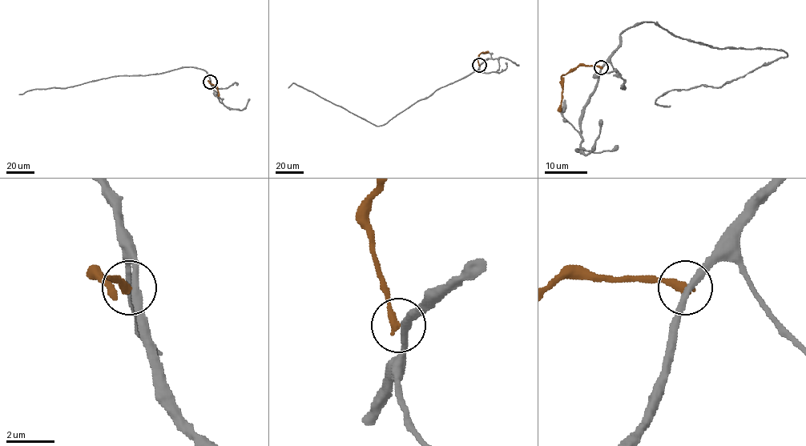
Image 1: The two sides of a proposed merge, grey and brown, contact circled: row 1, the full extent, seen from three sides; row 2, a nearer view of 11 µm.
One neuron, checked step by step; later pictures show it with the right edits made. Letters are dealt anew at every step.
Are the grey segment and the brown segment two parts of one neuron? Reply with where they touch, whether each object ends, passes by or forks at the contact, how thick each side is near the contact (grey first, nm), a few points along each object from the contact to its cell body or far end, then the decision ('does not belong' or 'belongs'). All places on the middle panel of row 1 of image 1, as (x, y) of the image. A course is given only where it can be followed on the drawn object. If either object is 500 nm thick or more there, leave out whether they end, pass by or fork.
(479, 65) | grey passes by | brown ends | 280/340 nm | grey via (479, 65), (477, 71), (440, 87), (380, 126), (293, 83), (288, 88) | brown via (479, 65), (477, 58), (487, 51) | does not belong

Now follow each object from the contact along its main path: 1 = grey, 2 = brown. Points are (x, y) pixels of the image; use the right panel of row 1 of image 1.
1: (601, 67), (620, 34), (642, 22), (719, 48), (787, 53), (722, 86), (671, 90), (655, 100), (670, 106)
2: (601, 67), (578, 66), (564, 74), (561, 108), (558, 111)

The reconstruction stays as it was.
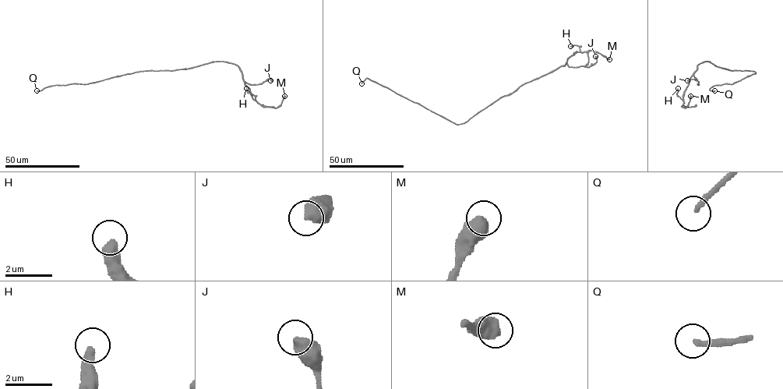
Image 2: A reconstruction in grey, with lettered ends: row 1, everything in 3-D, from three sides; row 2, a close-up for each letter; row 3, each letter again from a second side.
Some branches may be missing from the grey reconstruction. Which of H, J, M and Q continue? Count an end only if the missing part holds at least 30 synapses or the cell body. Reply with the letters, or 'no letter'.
Q

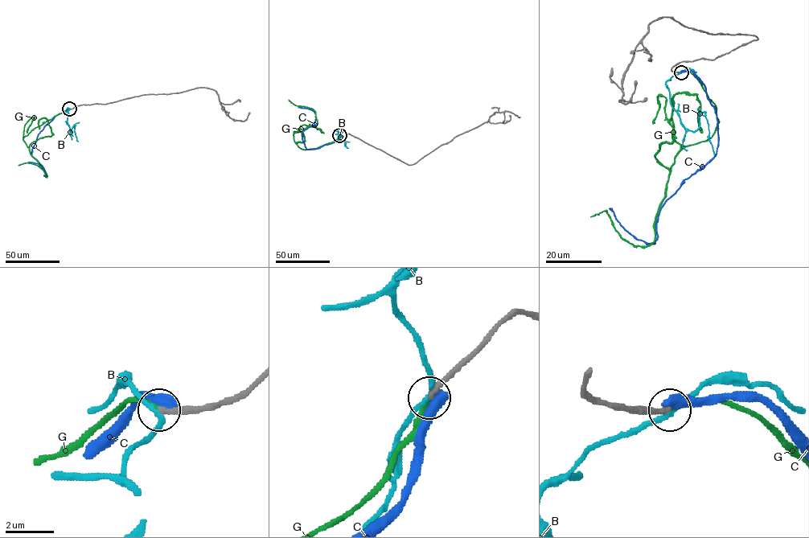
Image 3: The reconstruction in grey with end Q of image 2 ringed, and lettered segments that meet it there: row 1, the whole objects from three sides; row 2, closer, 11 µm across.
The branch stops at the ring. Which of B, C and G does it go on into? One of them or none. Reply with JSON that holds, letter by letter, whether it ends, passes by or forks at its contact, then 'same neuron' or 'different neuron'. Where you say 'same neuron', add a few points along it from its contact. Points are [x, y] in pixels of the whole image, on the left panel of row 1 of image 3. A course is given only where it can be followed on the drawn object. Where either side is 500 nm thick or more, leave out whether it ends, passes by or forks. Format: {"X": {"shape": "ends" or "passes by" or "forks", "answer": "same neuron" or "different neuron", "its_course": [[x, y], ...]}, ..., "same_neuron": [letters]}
{"B": {"shape": "passes by", "answer": "different neuron"}, "C": {"answer": "different neuron"}, "G": {"shape": "ends", "answer": "same neuron", "its_course": [[69, 108], [34, 128], [23, 137], [30, 154], [42, 166], [47, 177], [36, 165], [26, 162], [18, 165]]}, "same_neuron": ["G"]}

